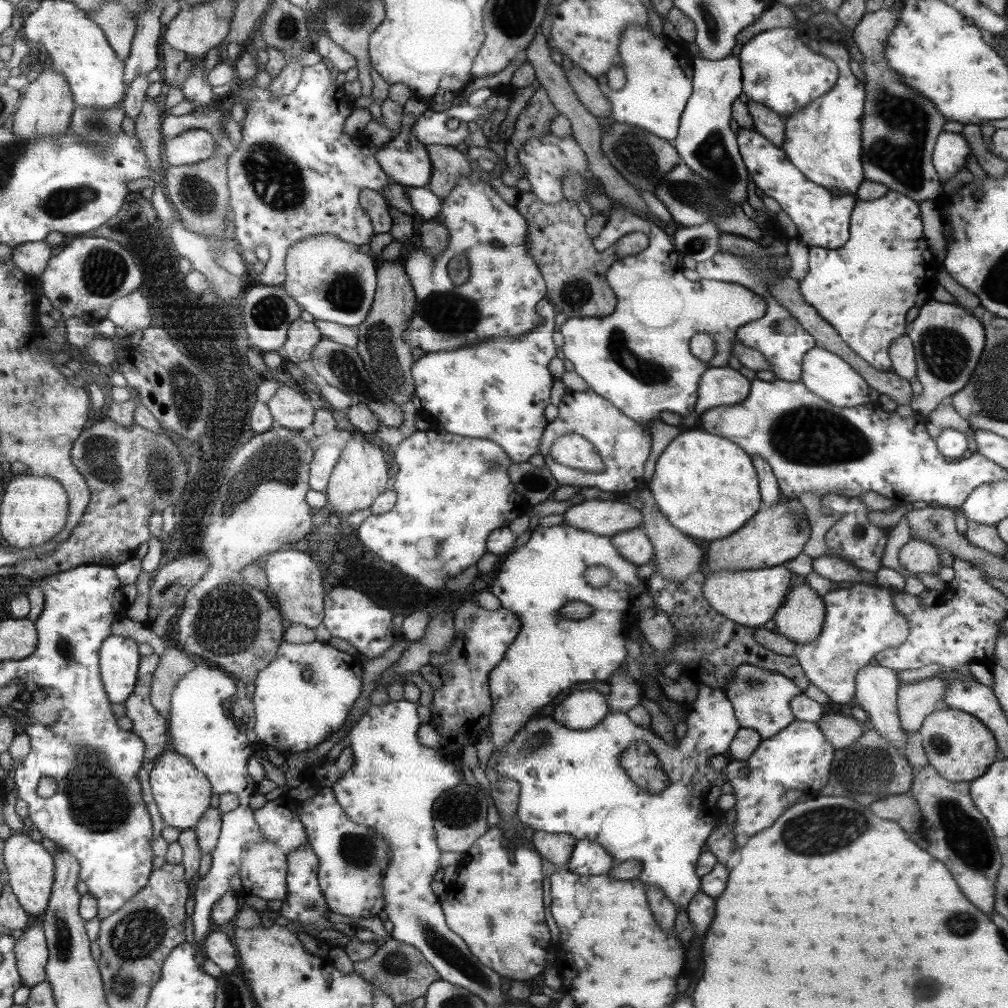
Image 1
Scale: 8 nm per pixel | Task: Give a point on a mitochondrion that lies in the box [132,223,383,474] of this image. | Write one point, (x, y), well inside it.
(345, 292)

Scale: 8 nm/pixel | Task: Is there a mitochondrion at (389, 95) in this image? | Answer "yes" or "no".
no

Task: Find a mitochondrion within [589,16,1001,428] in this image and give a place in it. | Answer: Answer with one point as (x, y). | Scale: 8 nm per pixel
(945, 352)

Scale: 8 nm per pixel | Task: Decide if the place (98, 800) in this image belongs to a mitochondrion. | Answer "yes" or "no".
yes

